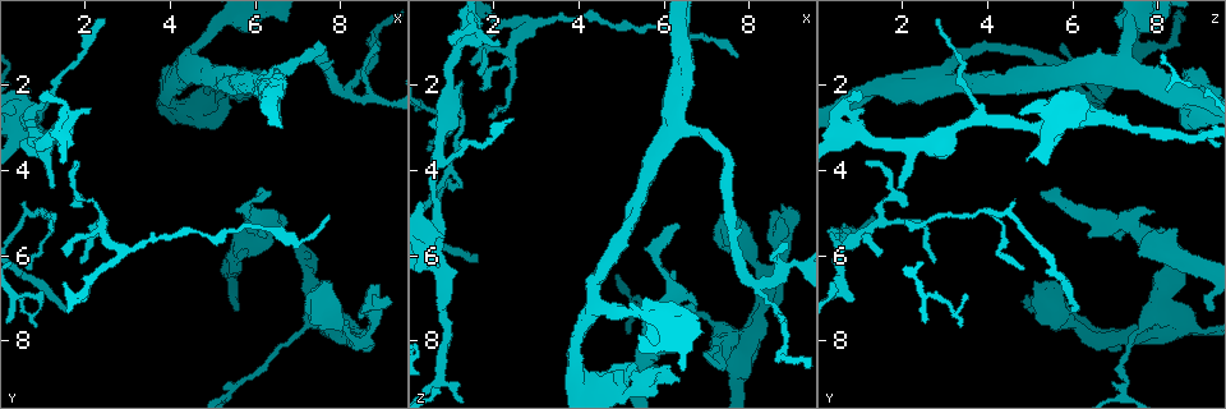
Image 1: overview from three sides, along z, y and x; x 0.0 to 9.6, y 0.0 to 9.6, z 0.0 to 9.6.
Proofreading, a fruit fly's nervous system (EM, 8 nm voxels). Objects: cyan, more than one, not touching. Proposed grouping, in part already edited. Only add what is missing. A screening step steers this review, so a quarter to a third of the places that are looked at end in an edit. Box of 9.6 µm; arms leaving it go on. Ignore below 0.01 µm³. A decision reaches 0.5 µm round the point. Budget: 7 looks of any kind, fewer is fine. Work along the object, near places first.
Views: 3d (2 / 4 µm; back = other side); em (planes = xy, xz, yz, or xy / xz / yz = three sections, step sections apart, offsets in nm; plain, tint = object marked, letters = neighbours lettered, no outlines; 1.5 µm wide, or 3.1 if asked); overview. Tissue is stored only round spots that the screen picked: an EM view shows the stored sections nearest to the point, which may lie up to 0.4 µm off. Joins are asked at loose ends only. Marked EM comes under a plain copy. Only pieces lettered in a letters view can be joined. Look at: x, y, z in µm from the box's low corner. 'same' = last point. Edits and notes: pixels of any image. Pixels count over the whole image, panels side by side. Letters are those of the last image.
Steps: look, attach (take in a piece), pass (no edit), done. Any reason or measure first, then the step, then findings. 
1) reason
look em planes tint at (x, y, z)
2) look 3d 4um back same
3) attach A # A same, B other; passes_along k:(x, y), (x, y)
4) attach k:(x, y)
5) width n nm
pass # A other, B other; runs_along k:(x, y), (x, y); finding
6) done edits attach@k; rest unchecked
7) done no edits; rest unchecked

look em planes letters at (7.05, 5.65, 8.30)

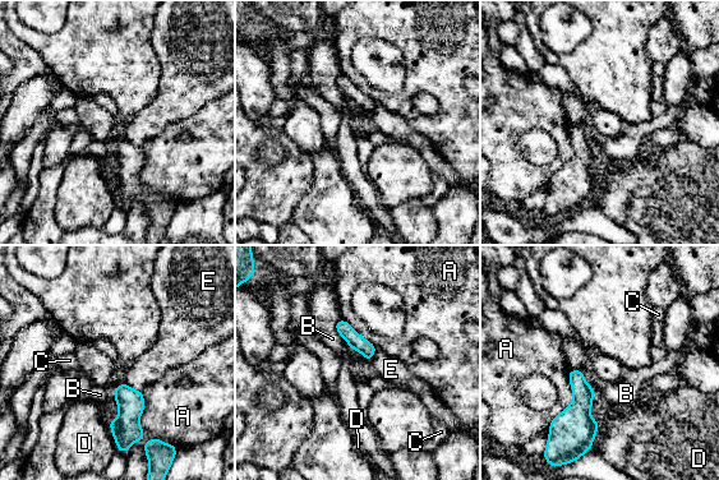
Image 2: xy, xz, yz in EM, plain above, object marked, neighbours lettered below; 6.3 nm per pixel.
pass # A other, B other, C other, D other, E other; border 2:(570, 370), (572, 400), (548, 438); no lettered piece goes on from it

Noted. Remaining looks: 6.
thick end
look 3d 4um back at (7.50, 6.70, 5.70)

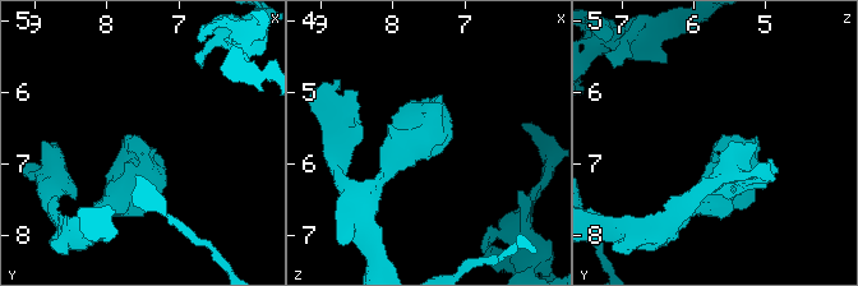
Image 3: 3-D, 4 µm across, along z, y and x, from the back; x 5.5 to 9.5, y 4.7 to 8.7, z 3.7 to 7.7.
look em planes letters at (7.55, 6.70, 5.70)

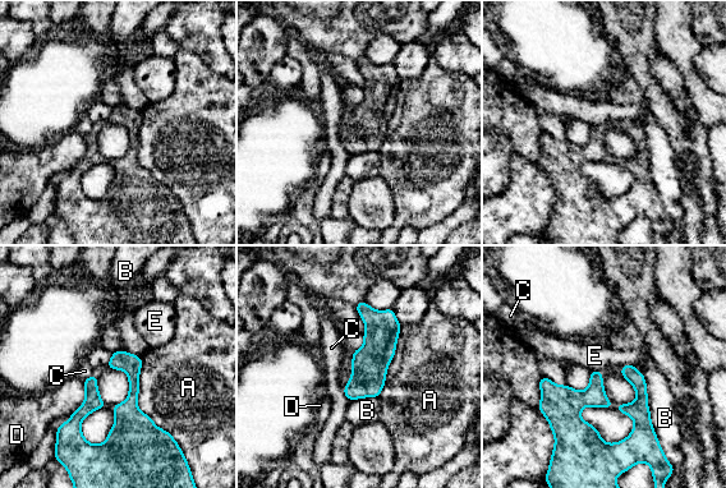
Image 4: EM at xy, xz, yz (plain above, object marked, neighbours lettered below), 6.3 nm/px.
pass # A other, B other, C other, D other, E other; border 4:(647, 404), (649, 422), (664, 452); none of them fits

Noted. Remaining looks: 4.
an open end
look em yz step 4 letters at (1.80, 3.85, 1.10)

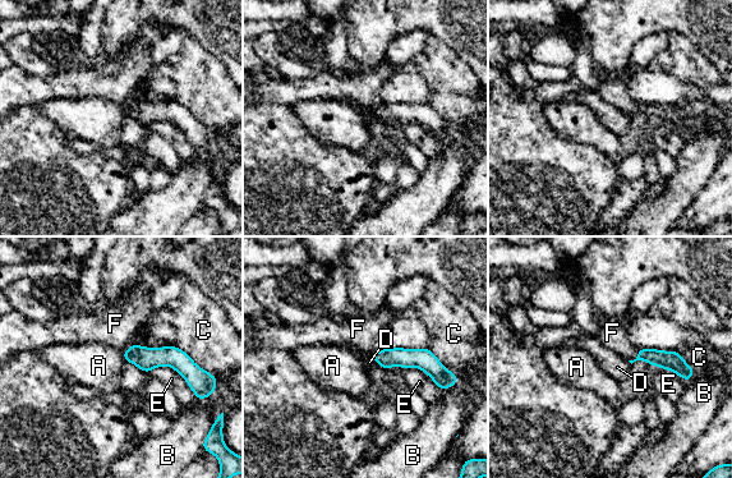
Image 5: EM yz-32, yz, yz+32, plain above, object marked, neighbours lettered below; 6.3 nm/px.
pass # A other, B other, C other, D other, E other, F other; runs_along 5:(127, 354), (173, 357), (193, 382); none of them fits

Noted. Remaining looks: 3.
done no edits; rest unchecked

